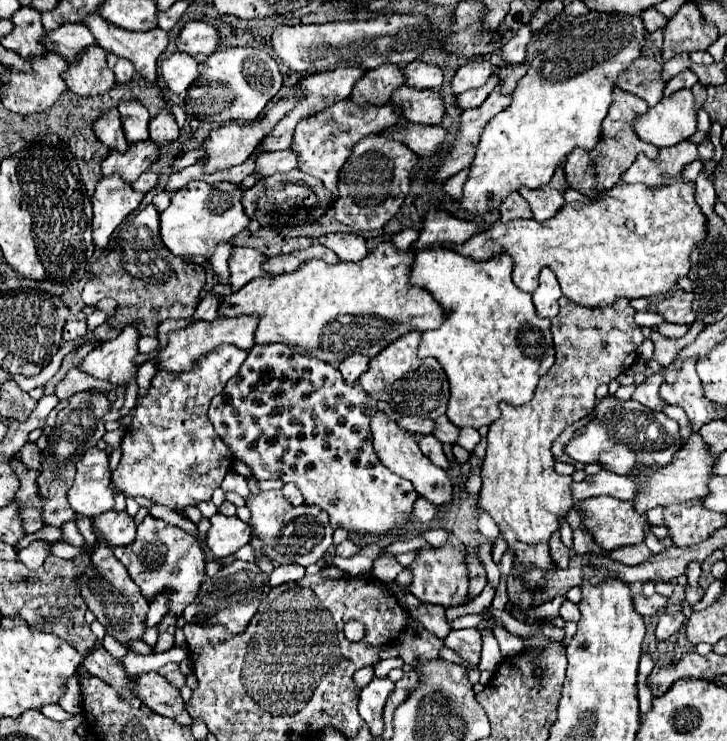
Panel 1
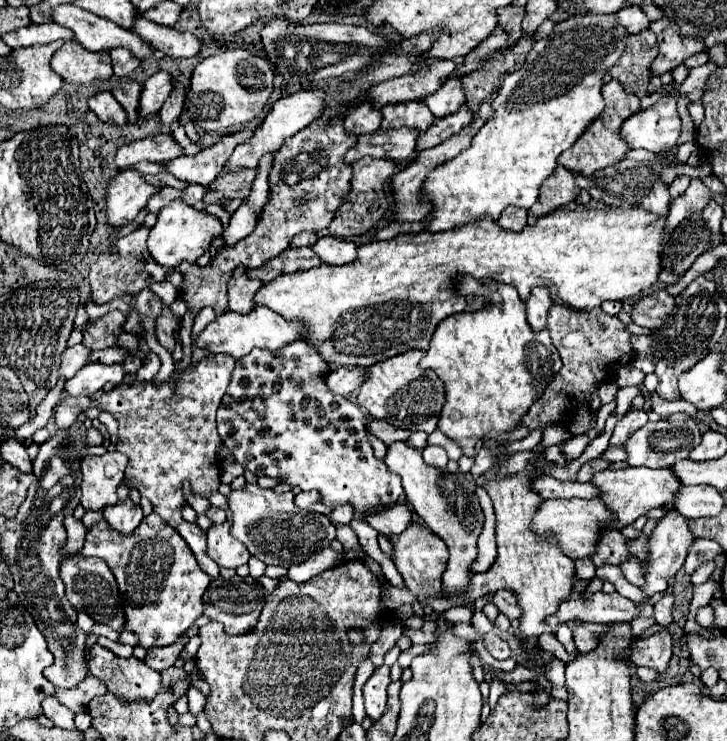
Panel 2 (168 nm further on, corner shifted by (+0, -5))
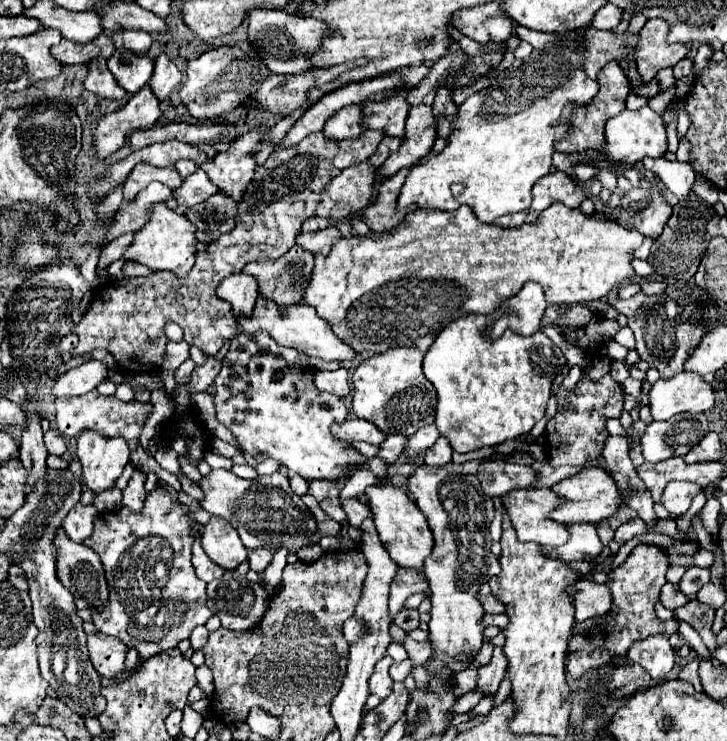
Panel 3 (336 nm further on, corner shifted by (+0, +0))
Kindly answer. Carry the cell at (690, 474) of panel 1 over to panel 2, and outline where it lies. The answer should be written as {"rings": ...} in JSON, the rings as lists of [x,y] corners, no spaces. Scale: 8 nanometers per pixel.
{"rings":[[[625,467],[619,471],[601,471],[593,477],[593,483],[597,487],[603,487],[603,495],[601,499],[611,507],[611,511],[615,511],[615,515],[619,515],[619,525],[621,529],[631,525],[637,517],[647,515],[649,509],[653,507],[665,507],[665,505],[673,505],[673,499],[677,497],[679,489],[683,487],[683,483],[679,481],[679,477],[675,475],[673,469],[665,467],[665,469],[647,469],[647,467]]]}

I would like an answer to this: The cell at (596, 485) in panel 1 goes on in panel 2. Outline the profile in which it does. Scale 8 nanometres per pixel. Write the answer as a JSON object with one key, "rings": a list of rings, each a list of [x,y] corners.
{"rings":[[[543,475],[543,479],[537,479],[535,491],[543,495],[543,499],[593,499],[599,497],[601,491],[593,483],[579,483],[579,481],[557,481],[549,475]]]}

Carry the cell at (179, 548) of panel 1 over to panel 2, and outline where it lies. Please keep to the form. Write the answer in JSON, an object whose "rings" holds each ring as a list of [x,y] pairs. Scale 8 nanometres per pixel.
{"rings":[[[151,513],[135,529],[135,535],[119,535],[111,531],[105,521],[97,523],[87,531],[85,547],[81,549],[83,557],[101,557],[107,561],[115,573],[123,603],[127,603],[127,631],[133,631],[139,637],[139,645],[161,647],[171,645],[183,635],[193,621],[203,613],[203,593],[211,583],[211,577],[199,567],[195,555],[183,543],[183,537]]]}

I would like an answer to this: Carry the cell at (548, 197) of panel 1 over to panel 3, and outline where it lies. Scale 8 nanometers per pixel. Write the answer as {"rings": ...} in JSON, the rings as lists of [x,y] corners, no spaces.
{"rings":[[[563,172],[547,174],[547,176],[539,178],[539,182],[535,182],[535,186],[533,186],[533,204],[531,204],[525,220],[533,222],[553,202],[561,202],[569,208],[579,208],[583,200],[585,200],[583,190],[567,174],[563,174]]]}

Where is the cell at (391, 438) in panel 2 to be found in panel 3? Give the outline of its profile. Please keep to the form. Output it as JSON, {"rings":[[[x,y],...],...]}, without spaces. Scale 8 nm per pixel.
{"rings":[[[347,418],[345,422],[331,426],[331,434],[343,442],[365,440],[375,446],[379,446],[385,438],[383,434],[379,434],[379,430],[375,430],[375,426],[371,426],[371,422],[363,422],[359,418]]]}

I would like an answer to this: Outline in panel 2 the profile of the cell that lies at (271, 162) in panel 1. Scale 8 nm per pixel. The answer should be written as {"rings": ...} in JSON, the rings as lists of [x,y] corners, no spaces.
{"rings":[[[241,167],[241,171],[223,171],[219,179],[207,189],[205,203],[217,203],[221,199],[241,199],[245,201],[251,193],[251,185],[257,177],[257,169]]]}

